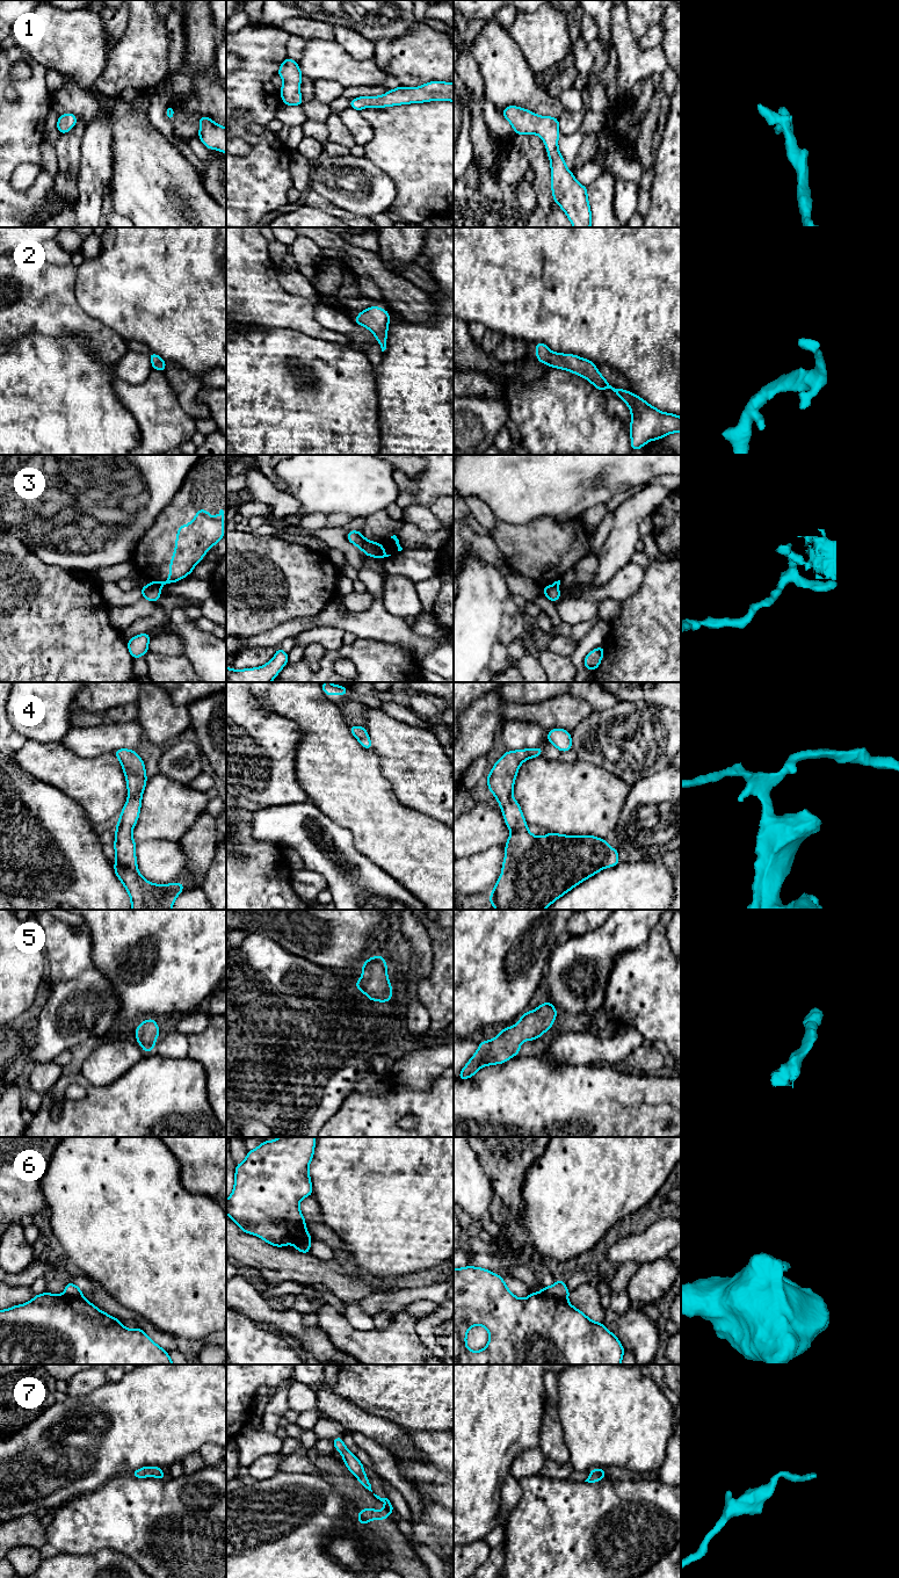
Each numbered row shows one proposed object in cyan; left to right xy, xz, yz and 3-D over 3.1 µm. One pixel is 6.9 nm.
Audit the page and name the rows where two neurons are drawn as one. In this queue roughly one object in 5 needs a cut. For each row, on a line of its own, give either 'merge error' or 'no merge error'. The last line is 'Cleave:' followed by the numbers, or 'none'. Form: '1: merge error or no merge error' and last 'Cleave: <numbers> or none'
1: no merge error
2: no merge error
3: merge error
4: no merge error
5: no merge error
6: merge error
7: merge error
Cleave: 3, 6, 7

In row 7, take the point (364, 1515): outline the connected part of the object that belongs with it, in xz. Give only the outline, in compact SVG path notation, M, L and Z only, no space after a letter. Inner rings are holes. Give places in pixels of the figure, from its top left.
M363 1508L363 1510L358 1511L357 1520L358 1520L360 1525L364 1526L370 1520L376 1520L376 1519L385 1520L389 1517L390 1517L390 1513L386 1510L377 1511L374 1508Z

